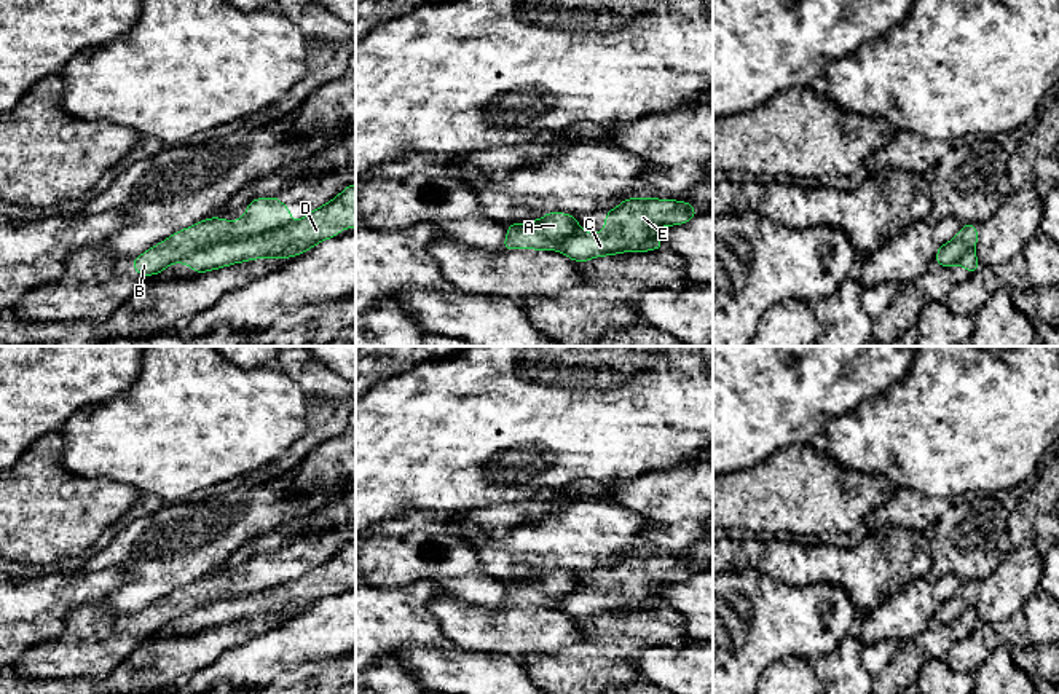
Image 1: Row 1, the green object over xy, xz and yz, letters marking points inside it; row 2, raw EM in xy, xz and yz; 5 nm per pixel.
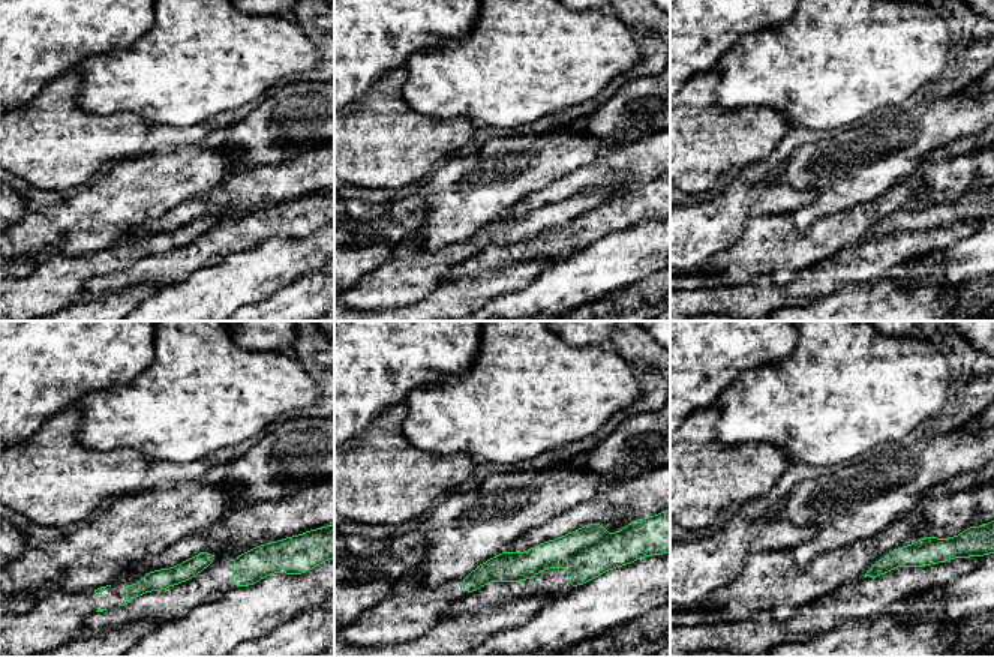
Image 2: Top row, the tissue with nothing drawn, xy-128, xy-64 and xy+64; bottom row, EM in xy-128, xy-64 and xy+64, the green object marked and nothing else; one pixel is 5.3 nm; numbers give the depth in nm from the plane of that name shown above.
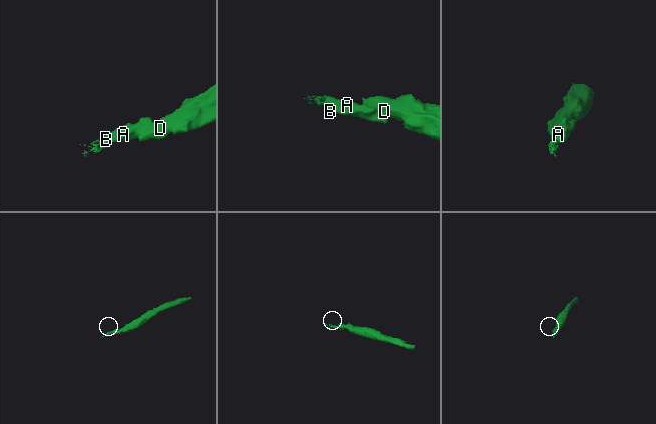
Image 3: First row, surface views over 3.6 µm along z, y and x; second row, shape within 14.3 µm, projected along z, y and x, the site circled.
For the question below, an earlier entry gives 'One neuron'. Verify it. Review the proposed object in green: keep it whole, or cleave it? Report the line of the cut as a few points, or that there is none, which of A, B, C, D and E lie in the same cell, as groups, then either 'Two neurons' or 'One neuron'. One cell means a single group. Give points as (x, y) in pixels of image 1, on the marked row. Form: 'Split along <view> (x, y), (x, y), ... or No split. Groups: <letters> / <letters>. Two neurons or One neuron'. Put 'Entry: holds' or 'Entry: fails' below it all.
Split along xy (287, 222), (259, 233), (211, 241), (177, 260). Groups: A B / C D E. Two neurons
Entry: fails

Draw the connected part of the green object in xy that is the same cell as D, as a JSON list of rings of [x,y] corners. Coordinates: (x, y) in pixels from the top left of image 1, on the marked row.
[[[356,183],[298,222],[241,239],[211,243],[179,262],[201,274],[254,258],[290,258],[338,236],[343,228],[356,228]]]

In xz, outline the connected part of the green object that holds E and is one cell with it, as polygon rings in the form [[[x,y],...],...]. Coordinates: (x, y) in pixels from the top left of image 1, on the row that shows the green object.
[[[627,198],[606,212],[601,233],[577,233],[565,241],[550,243],[550,250],[558,250],[581,263],[620,252],[663,249],[665,246],[655,235],[655,228],[684,225],[697,212],[689,201]]]

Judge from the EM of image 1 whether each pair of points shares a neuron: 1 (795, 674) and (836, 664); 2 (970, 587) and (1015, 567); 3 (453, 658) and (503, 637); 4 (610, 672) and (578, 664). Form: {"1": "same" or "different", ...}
{"1": "different", "2": "same", "3": "different", "4": "same"}

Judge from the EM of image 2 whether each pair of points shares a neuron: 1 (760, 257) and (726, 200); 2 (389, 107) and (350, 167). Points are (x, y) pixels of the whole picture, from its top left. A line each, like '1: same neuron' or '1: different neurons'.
1: different neurons
2: same neuron

